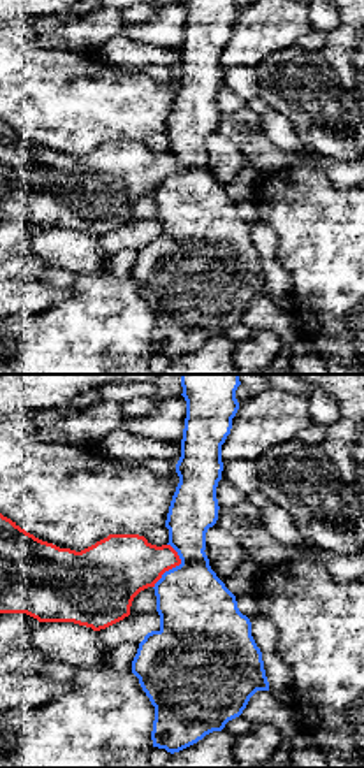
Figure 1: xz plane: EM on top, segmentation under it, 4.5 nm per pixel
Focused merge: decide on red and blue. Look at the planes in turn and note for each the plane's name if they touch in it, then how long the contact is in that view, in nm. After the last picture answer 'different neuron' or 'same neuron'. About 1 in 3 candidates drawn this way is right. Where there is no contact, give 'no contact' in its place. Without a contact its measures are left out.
meets red in xz; contact 220 nm long

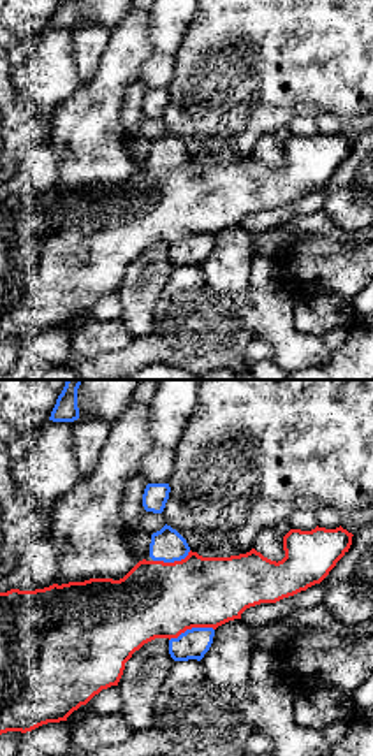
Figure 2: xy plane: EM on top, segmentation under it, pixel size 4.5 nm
meets red in xy; contact 220 nm long

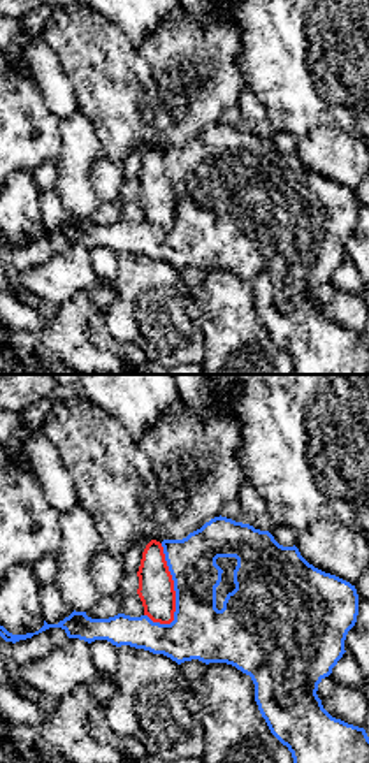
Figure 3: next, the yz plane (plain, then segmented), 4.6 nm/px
meets red in yz; contact 380 nm long

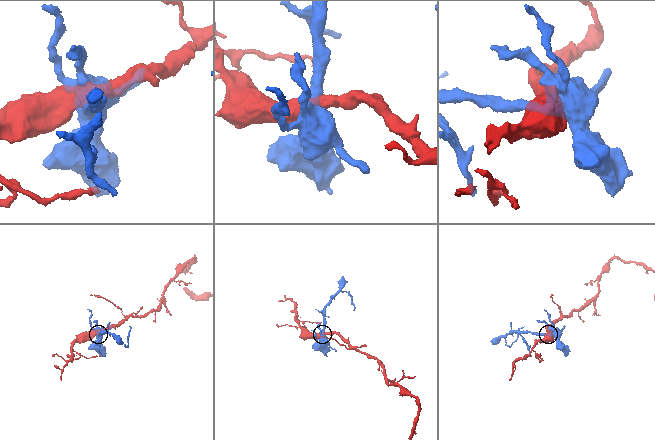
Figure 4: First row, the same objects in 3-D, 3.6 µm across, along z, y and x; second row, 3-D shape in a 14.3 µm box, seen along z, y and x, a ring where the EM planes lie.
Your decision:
different neuron

